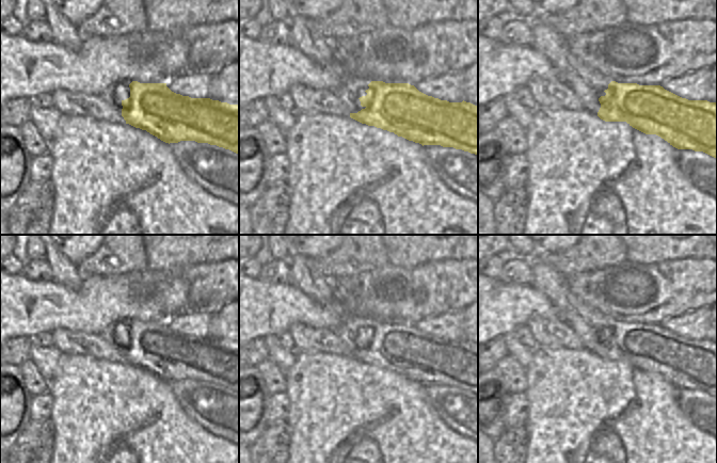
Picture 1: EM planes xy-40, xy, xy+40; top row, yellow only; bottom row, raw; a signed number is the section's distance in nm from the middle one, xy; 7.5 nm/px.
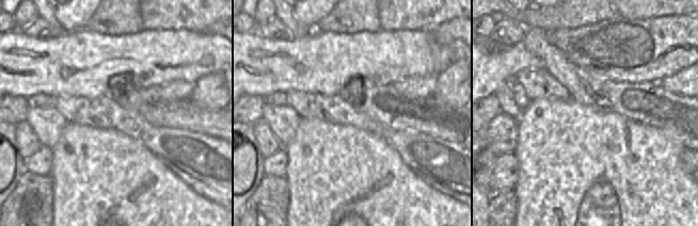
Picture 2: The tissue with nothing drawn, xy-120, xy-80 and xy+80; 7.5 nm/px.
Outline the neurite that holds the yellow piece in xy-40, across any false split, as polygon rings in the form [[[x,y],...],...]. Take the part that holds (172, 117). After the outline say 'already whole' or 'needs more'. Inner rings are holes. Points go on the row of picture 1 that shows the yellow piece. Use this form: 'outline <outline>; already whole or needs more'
outline [[[129,79],[110,85],[100,97],[112,107],[122,110],[126,124],[146,130],[165,143],[195,141],[217,145],[239,155],[238,105],[229,105],[210,98],[191,98],[172,92],[166,83],[140,83]],[[125,87],[130,89],[130,97],[118,100],[115,95]]]; needs more

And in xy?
outline [[[366,77],[349,79],[335,91],[337,98],[348,108],[350,117],[368,126],[375,126],[409,141],[424,145],[453,147],[478,156],[478,107],[466,101],[449,102],[419,92],[409,83],[385,83]]]; needs more

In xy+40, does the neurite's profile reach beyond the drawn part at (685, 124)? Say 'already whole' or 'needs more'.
needs more

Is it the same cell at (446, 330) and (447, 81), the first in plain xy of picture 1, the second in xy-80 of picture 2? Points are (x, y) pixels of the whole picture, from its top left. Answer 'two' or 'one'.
two

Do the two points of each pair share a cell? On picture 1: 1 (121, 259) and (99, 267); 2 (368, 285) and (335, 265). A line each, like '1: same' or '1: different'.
1: same
2: different

